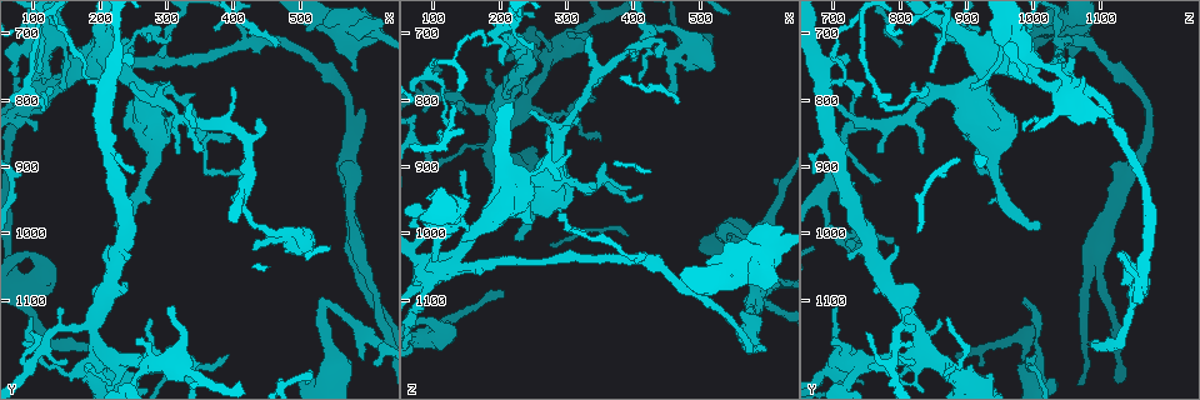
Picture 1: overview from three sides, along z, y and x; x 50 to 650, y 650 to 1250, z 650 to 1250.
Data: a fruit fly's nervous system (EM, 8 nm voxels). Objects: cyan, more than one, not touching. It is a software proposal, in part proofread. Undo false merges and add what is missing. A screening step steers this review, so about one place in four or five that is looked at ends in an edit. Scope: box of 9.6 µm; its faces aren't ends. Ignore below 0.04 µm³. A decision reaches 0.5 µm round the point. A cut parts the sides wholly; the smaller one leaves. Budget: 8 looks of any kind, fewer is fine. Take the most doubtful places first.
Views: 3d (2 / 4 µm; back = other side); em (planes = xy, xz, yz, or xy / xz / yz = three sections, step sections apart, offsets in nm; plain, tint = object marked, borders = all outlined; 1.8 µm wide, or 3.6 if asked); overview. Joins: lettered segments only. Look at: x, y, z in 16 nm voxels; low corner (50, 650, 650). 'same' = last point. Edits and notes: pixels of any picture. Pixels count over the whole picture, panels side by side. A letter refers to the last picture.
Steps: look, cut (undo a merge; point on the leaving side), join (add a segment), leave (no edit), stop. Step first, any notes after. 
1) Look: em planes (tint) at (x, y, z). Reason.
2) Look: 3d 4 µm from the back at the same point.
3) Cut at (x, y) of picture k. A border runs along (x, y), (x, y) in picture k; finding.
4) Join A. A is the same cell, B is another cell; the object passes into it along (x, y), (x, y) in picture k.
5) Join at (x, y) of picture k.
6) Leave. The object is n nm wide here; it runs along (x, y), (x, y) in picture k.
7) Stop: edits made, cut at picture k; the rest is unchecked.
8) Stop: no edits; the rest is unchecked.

Look: em planes (borders) at (210, 775, 690). Sharp bend.

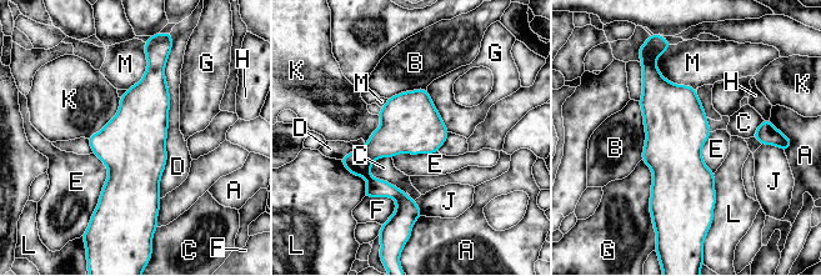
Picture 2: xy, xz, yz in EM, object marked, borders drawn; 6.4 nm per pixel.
Cut at (376, 187) of picture 2. The object is 380 nm wide here; A, B, C, D, E, F, G, H, J, K, L and M are other cells; two neurons meet here.

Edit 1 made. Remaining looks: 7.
Look: em xy step 4 (tint) at (245, 1035, 725). Free end.

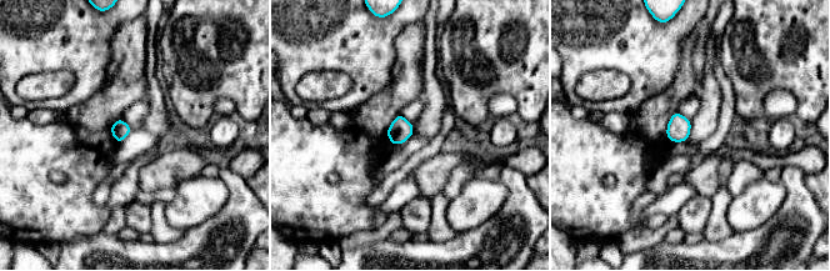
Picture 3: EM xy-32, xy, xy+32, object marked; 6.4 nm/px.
Look: em yz step 4 (borders) at the same point. Cut it another way.

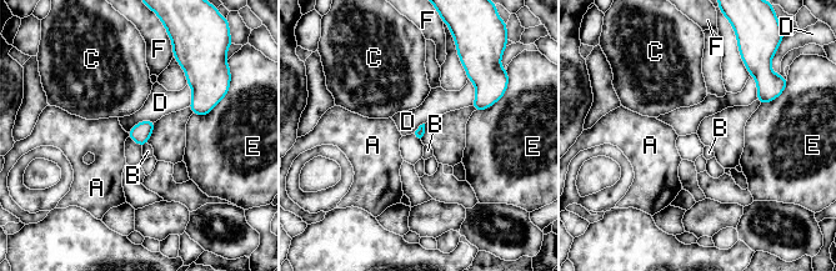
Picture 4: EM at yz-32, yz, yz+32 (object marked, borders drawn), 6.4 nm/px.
Leave. A, B, C, D, E and F are other cells; a border runs along (467, 79), (474, 86), (471, 105) in picture 4; none of them fits.

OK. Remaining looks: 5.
Stop: edits made, cut at picture 2; the rest is unchecked.

